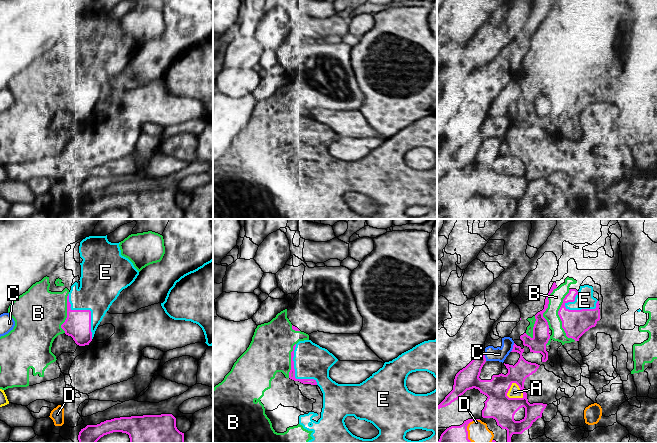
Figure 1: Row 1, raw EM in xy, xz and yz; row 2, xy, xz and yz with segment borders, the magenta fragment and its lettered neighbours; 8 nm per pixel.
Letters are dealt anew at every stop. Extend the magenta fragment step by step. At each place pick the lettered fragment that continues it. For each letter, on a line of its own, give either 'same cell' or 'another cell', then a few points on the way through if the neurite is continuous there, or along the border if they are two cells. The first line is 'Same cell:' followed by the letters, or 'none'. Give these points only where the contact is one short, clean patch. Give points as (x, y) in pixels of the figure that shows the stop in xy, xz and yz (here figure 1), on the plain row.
Same cell: none
A: another cell
B: another cell
C: another cell
D: another cell
E: another cell

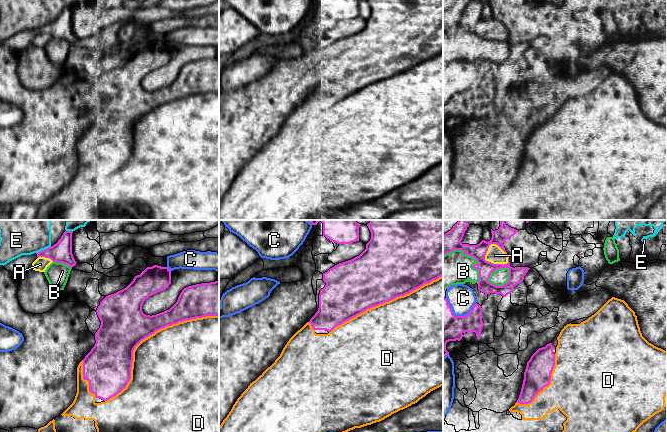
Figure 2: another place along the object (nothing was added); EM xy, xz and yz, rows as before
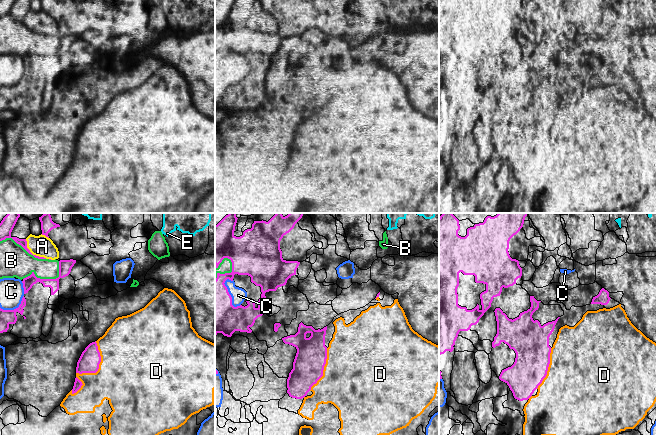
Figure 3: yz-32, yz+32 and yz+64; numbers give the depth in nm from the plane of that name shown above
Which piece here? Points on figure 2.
Same cell: none
A: another cell
B: another cell
C: another cell
D: another cell
E: another cell

